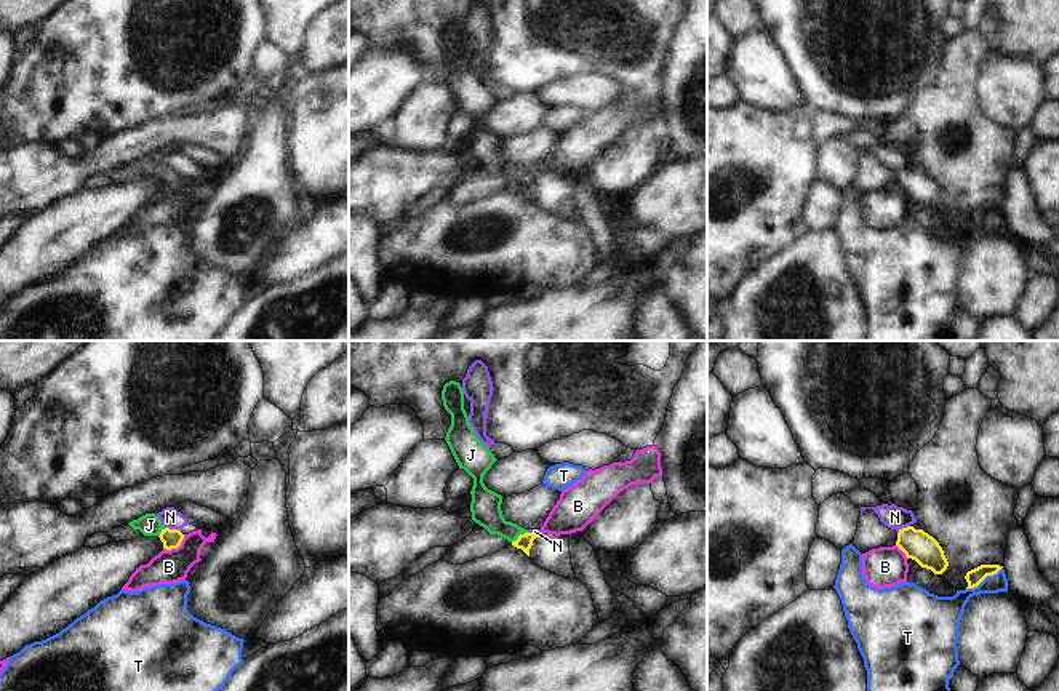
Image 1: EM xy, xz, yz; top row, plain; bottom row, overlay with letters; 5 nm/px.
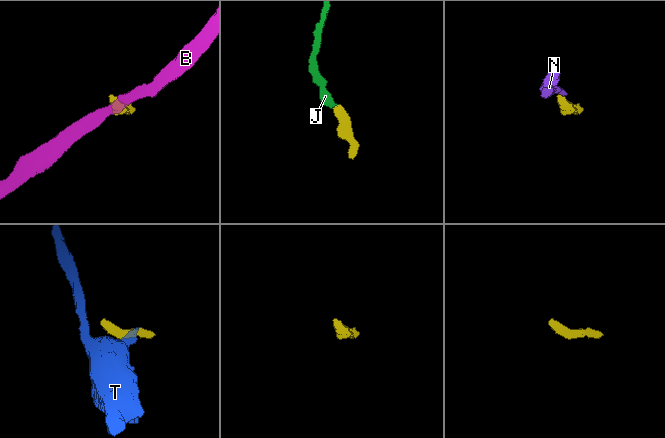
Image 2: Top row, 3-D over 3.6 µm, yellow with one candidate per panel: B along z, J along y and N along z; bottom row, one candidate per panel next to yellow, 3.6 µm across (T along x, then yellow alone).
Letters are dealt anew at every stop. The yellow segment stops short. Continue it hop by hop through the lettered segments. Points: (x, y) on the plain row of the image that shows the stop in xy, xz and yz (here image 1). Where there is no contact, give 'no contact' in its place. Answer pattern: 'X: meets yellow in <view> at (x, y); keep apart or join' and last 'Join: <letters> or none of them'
B: meets yellow in xy at (176, 189); keep apart
J: meets yellow in xz at (519, 178); join
N: meets yellow in xy at (173, 171); keep apart
T: meets yellow in yz at (984, 219); keep apart
Join: J

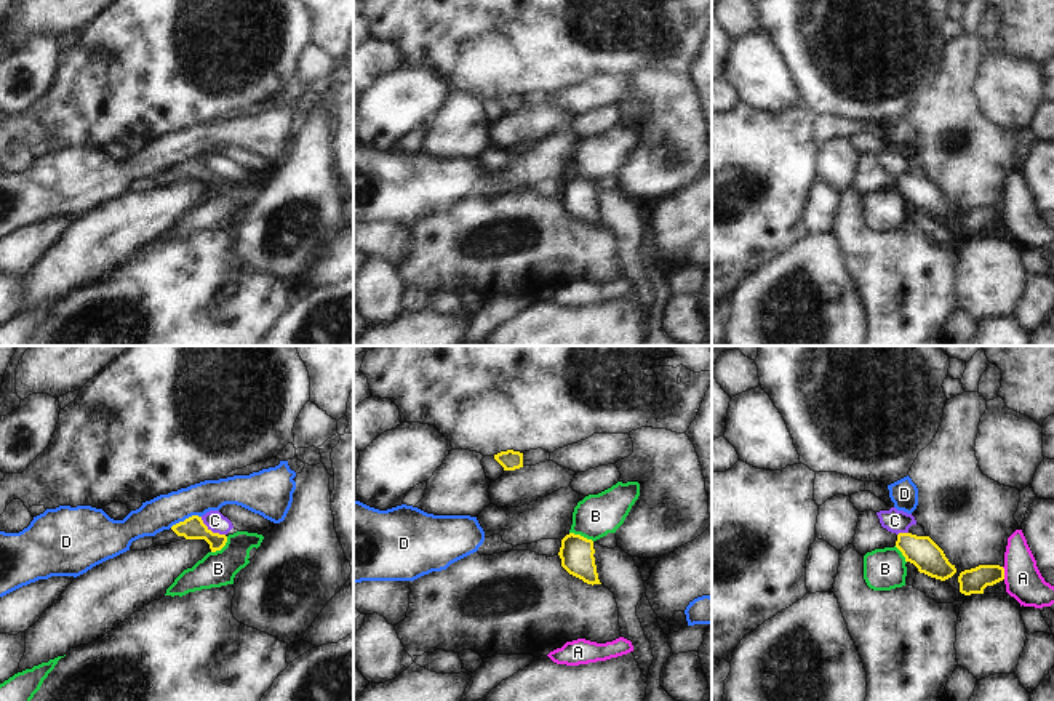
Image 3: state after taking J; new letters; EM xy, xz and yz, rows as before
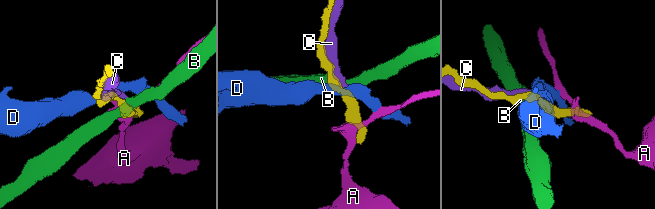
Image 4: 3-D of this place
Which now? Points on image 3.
A: meets yellow in yz at (1003, 215); keep apart
B: meets yellow in xz at (579, 176); keep apart
C: meets yellow in xy at (210, 172); keep apart
D: meets yellow in xy at (186, 160); keep apart
Join: none of them

